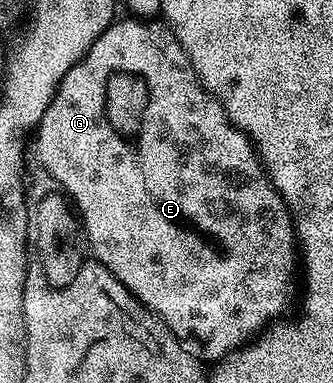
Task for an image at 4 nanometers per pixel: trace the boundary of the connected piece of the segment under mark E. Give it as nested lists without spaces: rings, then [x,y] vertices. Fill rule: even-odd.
[[[132,16],[126,18],[125,22],[120,22],[120,20],[113,21],[112,25],[106,28],[106,32],[102,32],[102,36],[98,36],[98,40],[94,40],[94,44],[88,50],[88,54],[81,62],[74,64],[74,68],[70,68],[70,72],[66,72],[66,76],[60,81],[60,86],[80,86],[80,84],[122,84],[122,86],[110,86],[110,88],[114,88],[116,94],[124,94],[124,96],[122,96],[124,102],[122,102],[122,104],[116,104],[116,110],[122,108],[122,118],[124,118],[124,120],[122,120],[124,126],[122,126],[122,130],[118,130],[118,132],[122,132],[122,136],[124,136],[124,134],[130,136],[132,130],[134,130],[134,136],[140,136],[140,138],[142,138],[142,124],[146,124],[146,150],[122,150],[122,152],[56,152],[56,101],[52,98],[50,104],[46,108],[46,112],[42,116],[40,125],[34,134],[34,142],[36,138],[36,150],[40,153],[40,160],[38,160],[38,162],[41,167],[53,174],[54,178],[57,180],[59,189],[67,195],[71,205],[78,211],[78,218],[82,223],[83,233],[85,235],[88,233],[88,242],[92,245],[93,252],[96,253],[93,254],[95,261],[102,263],[102,265],[105,266],[105,268],[107,268],[110,273],[113,274],[113,276],[115,276],[115,278],[117,278],[117,280],[120,281],[139,302],[141,302],[142,305],[147,306],[153,314],[157,314],[157,316],[170,328],[172,335],[176,337],[179,342],[184,343],[186,352],[190,352],[190,356],[199,358],[201,363],[214,364],[223,358],[225,354],[231,353],[233,350],[237,349],[241,343],[251,339],[258,331],[267,327],[274,319],[277,319],[281,315],[279,313],[283,310],[284,305],[287,304],[288,289],[292,286],[292,268],[295,264],[297,267],[298,264],[296,232],[292,229],[292,216],[288,213],[288,208],[285,206],[283,200],[280,199],[280,193],[272,187],[272,181],[268,179],[268,174],[264,171],[264,165],[260,162],[260,158],[257,156],[256,149],[252,146],[252,142],[245,134],[243,134],[243,132],[241,132],[241,130],[238,129],[238,127],[233,126],[232,123],[229,122],[226,112],[220,107],[220,103],[217,102],[199,82],[197,82],[196,73],[192,70],[192,65],[186,56],[186,52],[182,48],[182,44],[178,44],[178,40],[172,35],[172,32],[168,29],[167,25],[160,20],[137,20]],[[128,84],[144,84],[144,86],[138,86],[140,90],[134,90],[134,92],[138,92],[138,94],[136,94],[138,100],[136,100],[134,106],[132,106],[132,102],[130,102],[130,98],[132,98],[130,92],[132,92],[132,90],[130,90]]]

